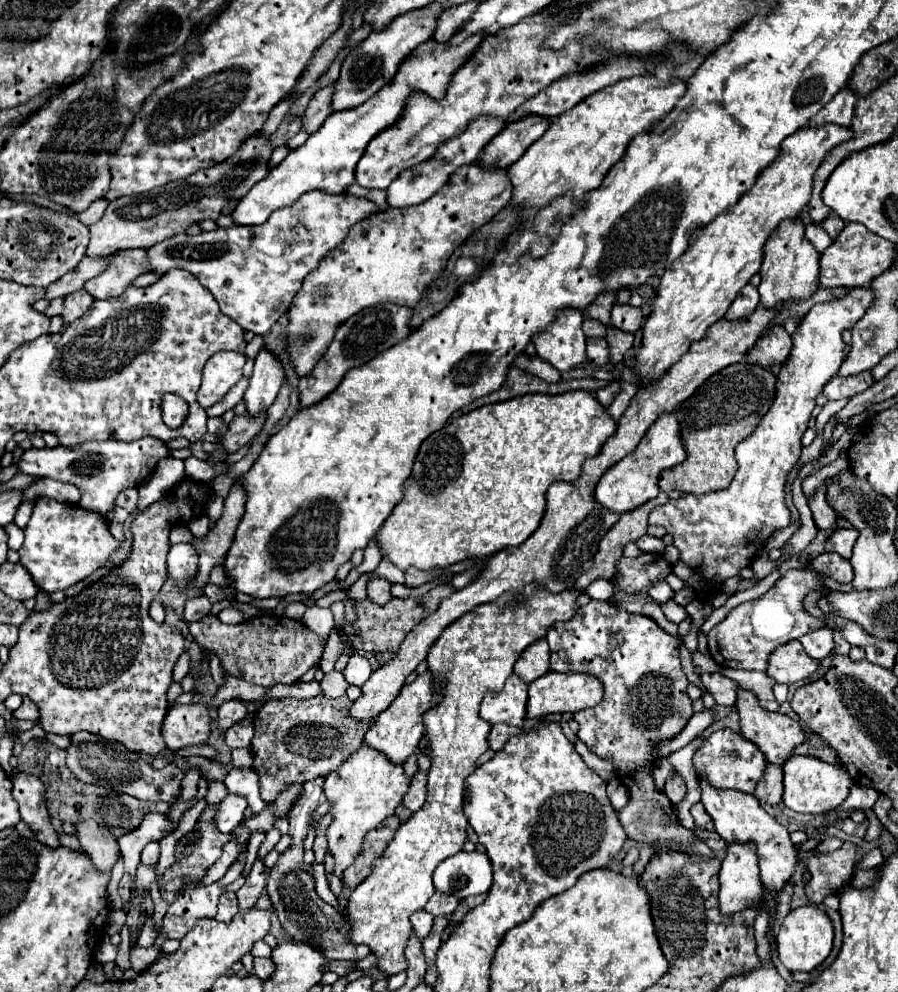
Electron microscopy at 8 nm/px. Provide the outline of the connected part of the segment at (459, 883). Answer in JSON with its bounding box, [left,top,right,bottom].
[434,852,492,898]

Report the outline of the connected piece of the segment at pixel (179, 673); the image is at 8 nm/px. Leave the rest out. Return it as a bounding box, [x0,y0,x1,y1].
[174,652,190,682]

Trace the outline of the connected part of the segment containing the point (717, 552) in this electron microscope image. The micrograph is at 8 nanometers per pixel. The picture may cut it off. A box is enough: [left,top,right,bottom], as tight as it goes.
[648,288,874,598]

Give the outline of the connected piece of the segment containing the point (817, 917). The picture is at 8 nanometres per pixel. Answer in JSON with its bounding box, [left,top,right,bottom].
[776,906,834,972]

